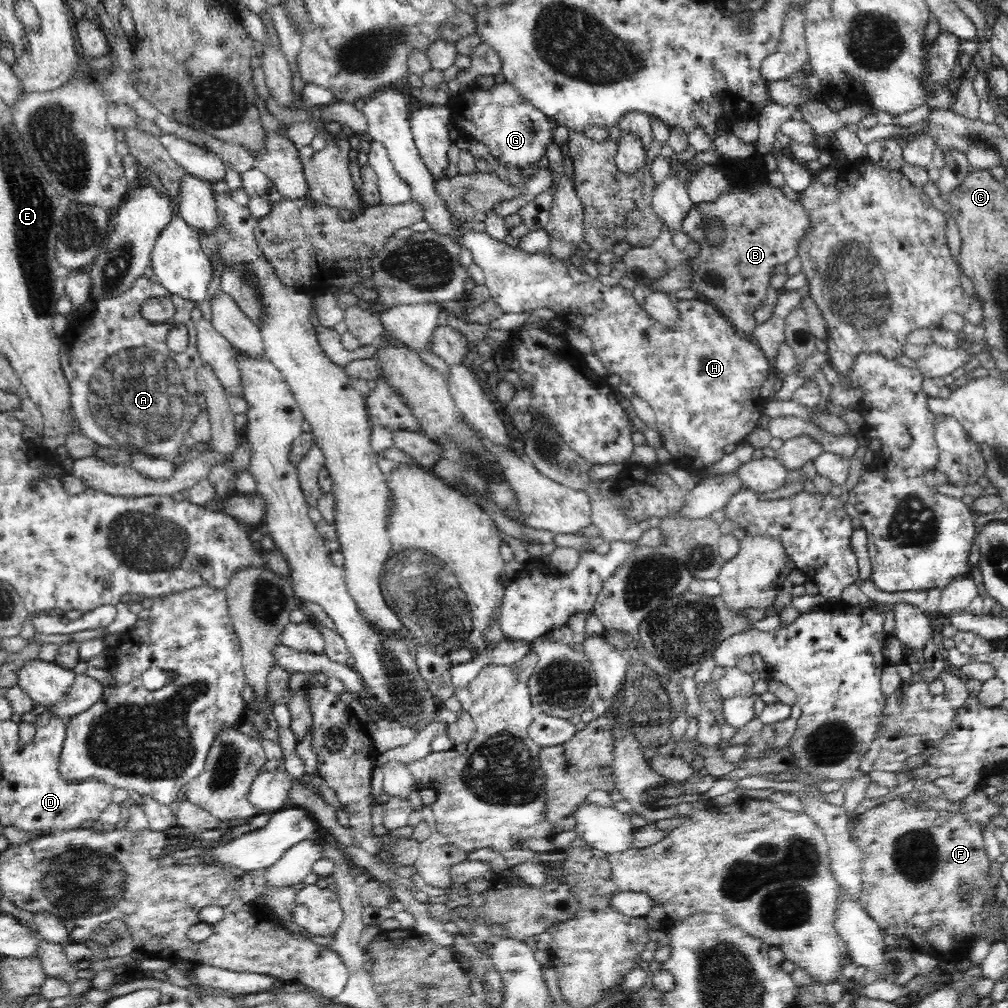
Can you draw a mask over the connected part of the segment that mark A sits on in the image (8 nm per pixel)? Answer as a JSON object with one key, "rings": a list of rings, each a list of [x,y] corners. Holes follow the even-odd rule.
{"rings":[[[147,273],[138,278],[134,287],[126,294],[118,298],[100,299],[96,305],[96,310],[90,316],[78,314],[77,319],[69,323],[68,330],[60,337],[61,369],[69,383],[73,426],[77,428],[77,432],[94,440],[98,446],[136,450],[170,462],[179,455],[178,450],[183,439],[201,412],[197,402],[199,383],[196,374],[203,361],[197,350],[197,323],[190,317],[195,303],[180,295],[173,295],[157,282],[154,274]],[[152,297],[170,298],[175,304],[174,316],[168,322],[154,324],[142,316],[142,304]],[[178,323],[186,324],[189,329],[189,344],[184,352],[170,351],[166,345],[168,333]]]}

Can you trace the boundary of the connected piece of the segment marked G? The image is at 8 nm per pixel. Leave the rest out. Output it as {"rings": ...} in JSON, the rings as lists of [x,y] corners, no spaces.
{"rings":[[[508,81],[494,83],[487,90],[464,91],[459,98],[462,102],[460,116],[466,118],[466,127],[473,141],[484,144],[502,164],[520,167],[537,162],[554,138],[552,120],[530,104]]]}

